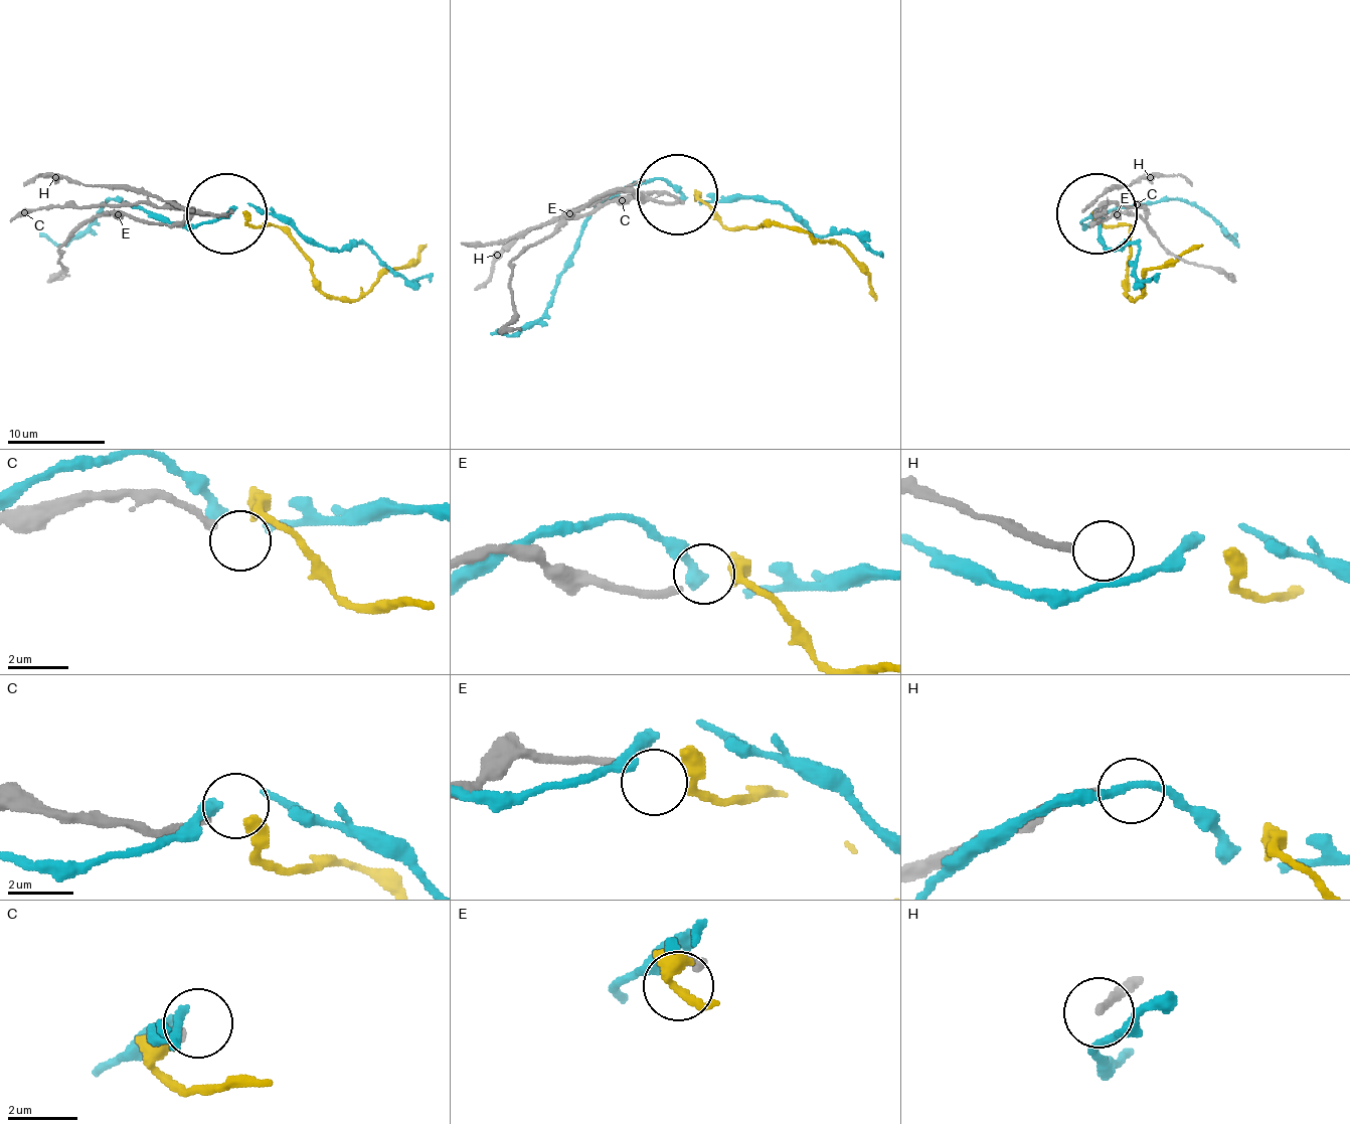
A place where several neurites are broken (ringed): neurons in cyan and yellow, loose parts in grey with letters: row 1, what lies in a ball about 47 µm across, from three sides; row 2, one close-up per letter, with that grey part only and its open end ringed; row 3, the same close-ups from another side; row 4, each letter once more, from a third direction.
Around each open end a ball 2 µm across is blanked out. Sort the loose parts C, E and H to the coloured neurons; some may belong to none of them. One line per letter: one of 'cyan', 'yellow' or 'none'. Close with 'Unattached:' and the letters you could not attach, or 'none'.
C: none
E: yellow
H: none
Unattached: C, H

